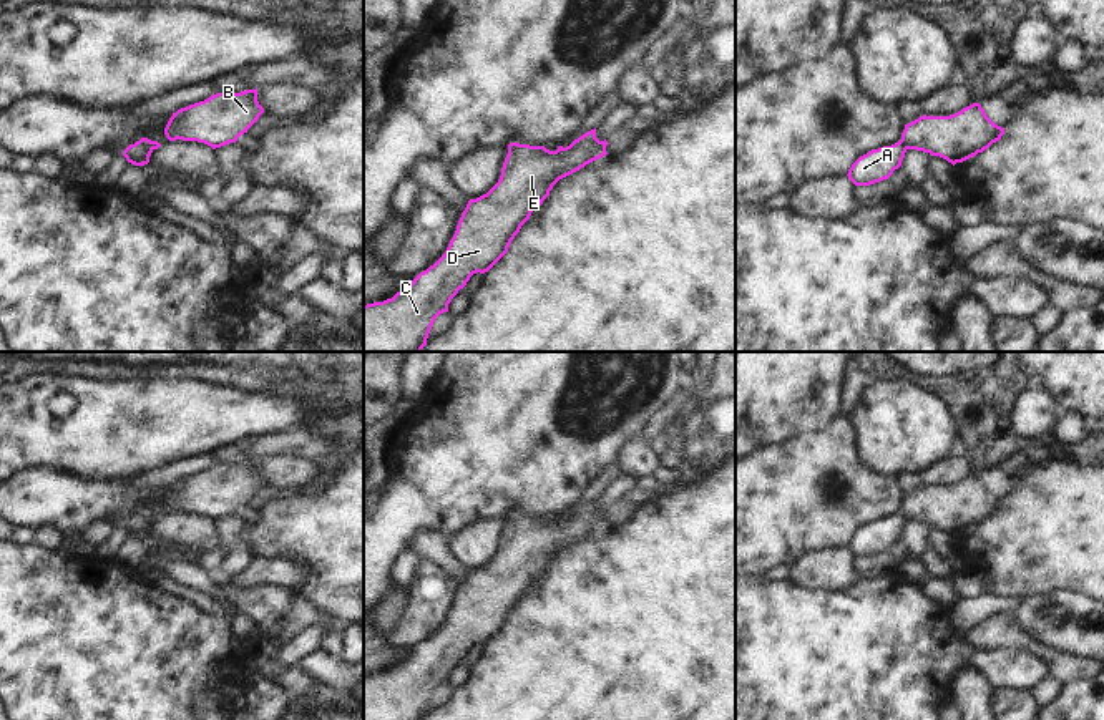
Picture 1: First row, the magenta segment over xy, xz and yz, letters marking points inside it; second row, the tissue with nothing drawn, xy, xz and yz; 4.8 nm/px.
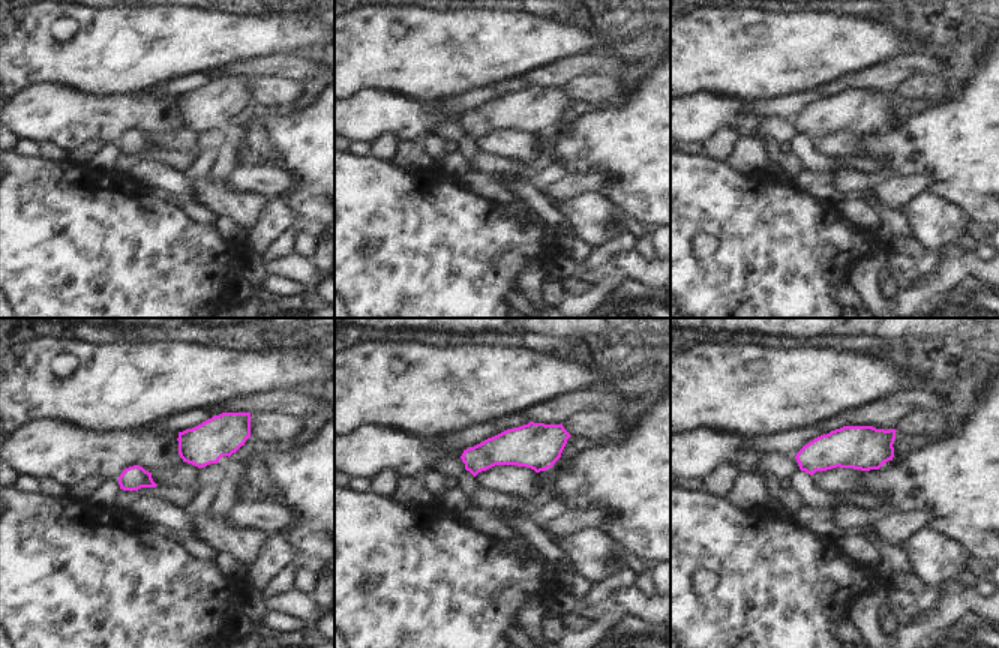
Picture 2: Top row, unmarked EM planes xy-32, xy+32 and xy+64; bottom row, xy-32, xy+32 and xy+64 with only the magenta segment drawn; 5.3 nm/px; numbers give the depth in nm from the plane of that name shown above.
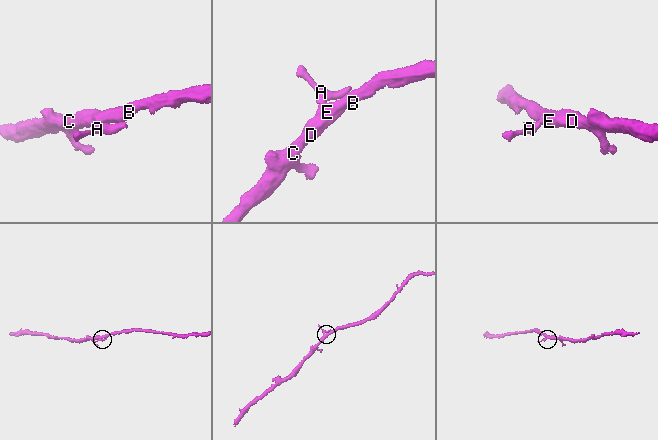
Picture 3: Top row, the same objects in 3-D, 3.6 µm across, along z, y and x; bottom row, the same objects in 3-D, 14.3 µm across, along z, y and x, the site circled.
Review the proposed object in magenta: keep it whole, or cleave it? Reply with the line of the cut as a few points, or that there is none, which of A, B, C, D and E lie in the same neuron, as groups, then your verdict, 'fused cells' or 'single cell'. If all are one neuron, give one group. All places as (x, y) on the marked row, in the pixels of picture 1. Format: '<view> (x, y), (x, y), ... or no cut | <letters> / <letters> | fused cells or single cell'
yz (900, 140), (907, 148) | A / B C D E | fused cells

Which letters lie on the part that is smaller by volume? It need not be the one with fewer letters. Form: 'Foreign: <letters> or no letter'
Foreign: A.

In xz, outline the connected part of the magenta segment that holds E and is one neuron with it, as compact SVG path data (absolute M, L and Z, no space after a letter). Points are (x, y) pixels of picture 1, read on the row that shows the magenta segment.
M596 128L556 151L520 143L508 146L498 182L486 194L468 201L445 254L392 299L364 305L364 352L422 352L435 319L448 312L448 304L470 277L488 272L508 252L521 226L550 196L553 186L606 156L606 146L606 139L596 138Z

